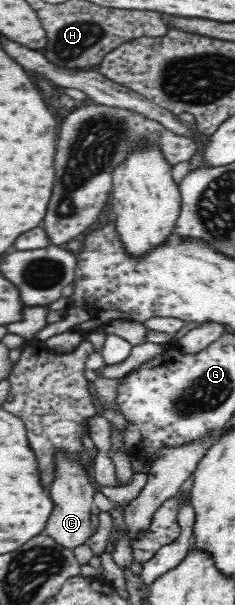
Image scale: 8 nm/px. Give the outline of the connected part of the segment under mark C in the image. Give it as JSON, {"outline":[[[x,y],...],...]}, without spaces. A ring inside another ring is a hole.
{"outline":[[[59,451],[56,456],[55,478],[49,488],[49,498],[54,502],[55,510],[51,511],[44,535],[51,536],[52,540],[65,548],[74,549],[86,544],[93,536],[93,516],[96,515],[93,502],[95,488],[89,479],[88,470],[79,461],[65,456],[65,451]]]}

